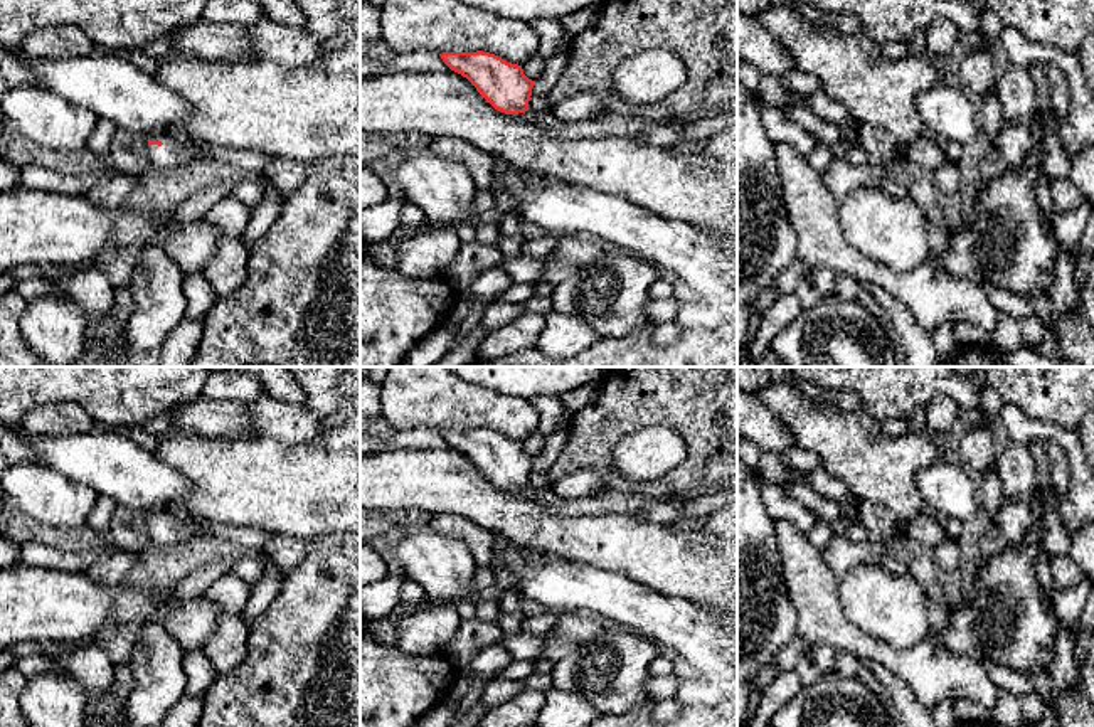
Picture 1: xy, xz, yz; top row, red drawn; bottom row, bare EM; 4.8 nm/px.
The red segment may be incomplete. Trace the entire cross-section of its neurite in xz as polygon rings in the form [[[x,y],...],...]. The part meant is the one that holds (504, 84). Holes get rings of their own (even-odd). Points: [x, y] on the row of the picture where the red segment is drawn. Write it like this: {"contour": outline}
{"contour": [[[483,50],[439,56],[451,71],[466,77],[495,109],[505,114],[528,111],[534,81],[523,74],[522,66]]]}

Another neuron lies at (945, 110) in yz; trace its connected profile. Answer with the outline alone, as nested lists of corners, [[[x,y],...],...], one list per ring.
[[[949,77],[922,91],[916,99],[916,109],[929,136],[944,136],[964,145],[978,131],[976,108]]]

